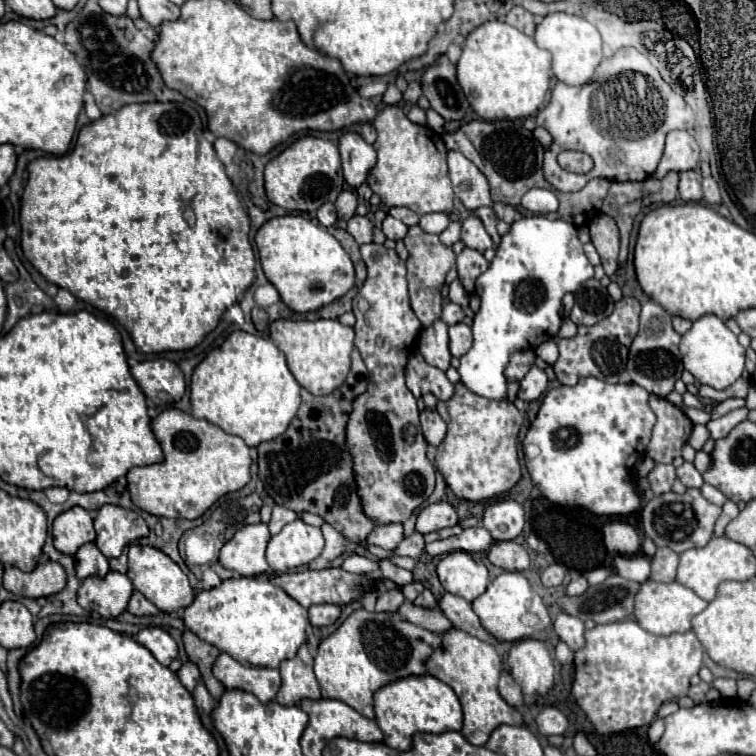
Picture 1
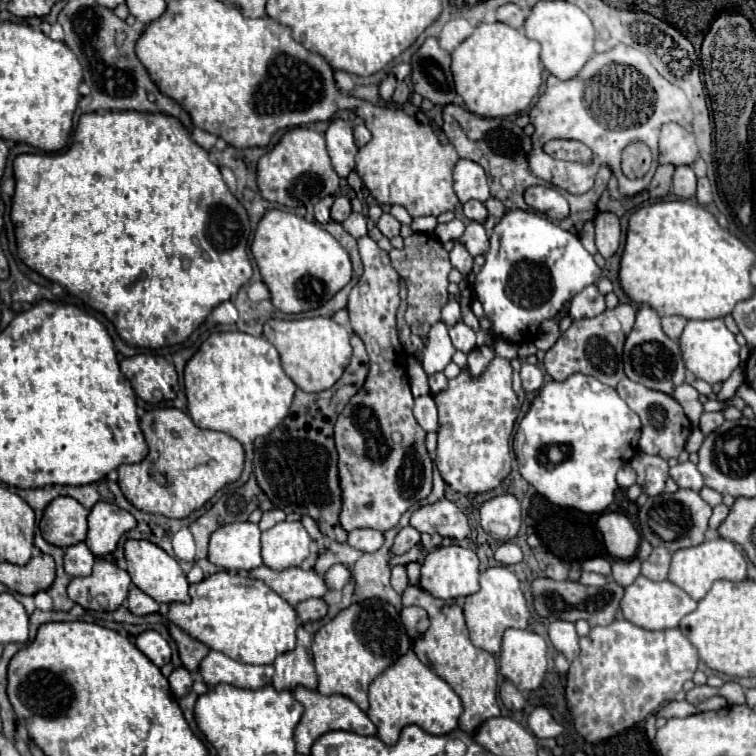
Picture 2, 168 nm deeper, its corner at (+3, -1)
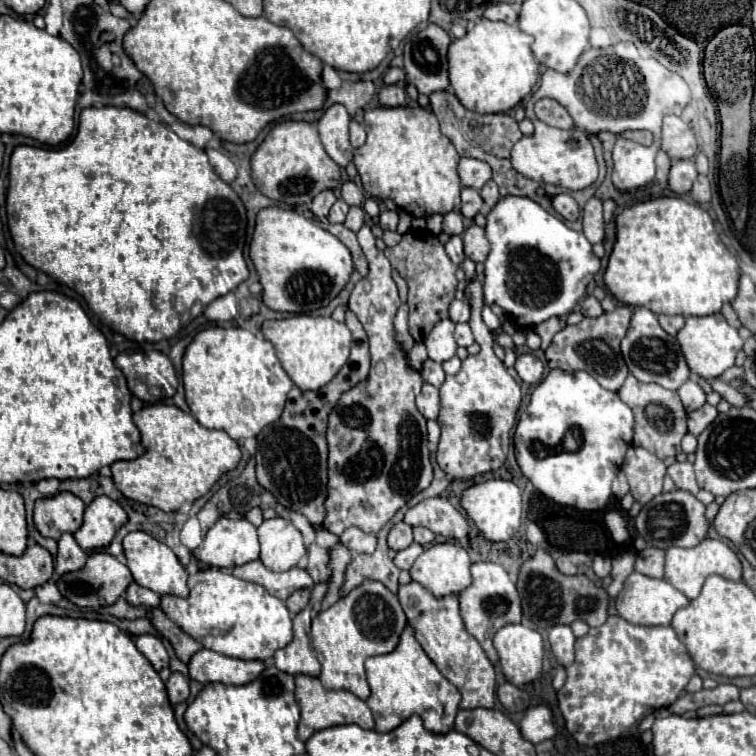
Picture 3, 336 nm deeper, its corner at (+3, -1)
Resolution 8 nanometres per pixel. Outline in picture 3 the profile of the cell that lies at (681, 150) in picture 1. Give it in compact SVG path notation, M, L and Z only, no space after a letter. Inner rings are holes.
M666 116L662 124L662 150L672 160L694 158L698 152L696 136L692 128L678 116Z

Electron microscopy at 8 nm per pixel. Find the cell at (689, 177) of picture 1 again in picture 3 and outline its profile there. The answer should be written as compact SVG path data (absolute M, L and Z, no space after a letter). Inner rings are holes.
M678 160L672 164L670 168L670 176L668 176L668 184L670 190L676 192L678 196L686 196L696 180L696 166L694 160Z

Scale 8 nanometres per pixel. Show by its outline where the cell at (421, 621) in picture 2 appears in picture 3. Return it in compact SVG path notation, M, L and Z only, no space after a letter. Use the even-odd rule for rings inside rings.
M412 626L404 628L400 644L394 652L366 660L366 674L372 692L366 704L374 714L378 732L390 732L398 728L412 714L420 716L430 732L444 734L454 728L454 720L460 710L460 692L438 672L432 660L424 654L422 646L414 638Z

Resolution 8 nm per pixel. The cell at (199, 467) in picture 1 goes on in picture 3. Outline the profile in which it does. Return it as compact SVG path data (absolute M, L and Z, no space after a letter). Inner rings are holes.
M146 404L140 412L134 414L134 424L140 428L142 434L142 446L146 448L146 454L128 460L128 462L114 462L112 468L112 480L116 488L130 500L156 506L164 512L178 512L184 504L192 504L194 500L202 498L206 492L212 490L212 486L230 470L234 470L240 462L240 446L236 440L232 440L224 430L208 430L196 422L196 418L188 412L182 412L180 408L172 404Z

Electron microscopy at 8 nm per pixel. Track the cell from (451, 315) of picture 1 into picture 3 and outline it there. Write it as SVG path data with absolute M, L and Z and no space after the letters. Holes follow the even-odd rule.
M454 300L450 304L450 320L456 324L456 322L468 322L470 318L470 310L468 310L468 304L462 302L462 300Z

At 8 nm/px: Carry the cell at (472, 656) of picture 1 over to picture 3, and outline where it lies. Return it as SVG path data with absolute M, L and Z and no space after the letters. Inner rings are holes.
M410 582L406 586L400 586L398 600L406 612L408 624L416 632L416 640L424 648L426 656L436 664L436 668L460 690L462 710L474 710L474 708L494 708L494 694L496 694L496 674L494 666L484 654L482 646L472 638L462 622L458 596L450 594L444 598L434 598L424 590L418 582Z

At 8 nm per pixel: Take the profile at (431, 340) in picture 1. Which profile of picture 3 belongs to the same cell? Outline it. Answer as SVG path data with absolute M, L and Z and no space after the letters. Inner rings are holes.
M446 318L442 322L438 322L434 326L434 330L428 334L428 338L424 340L426 348L428 348L428 358L434 362L446 362L456 354L456 342L454 342L454 324Z

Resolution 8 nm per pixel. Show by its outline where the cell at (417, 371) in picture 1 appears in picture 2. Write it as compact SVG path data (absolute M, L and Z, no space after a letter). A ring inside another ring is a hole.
M436 372L436 374L430 376L430 390L432 390L432 394L444 390L446 386L448 386L448 378L444 376L444 372Z

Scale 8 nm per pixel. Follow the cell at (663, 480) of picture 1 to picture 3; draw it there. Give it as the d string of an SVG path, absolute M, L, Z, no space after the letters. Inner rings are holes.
M630 446L626 452L622 470L628 476L630 494L640 504L650 502L654 496L662 492L662 480L666 476L666 466L656 454L640 446Z

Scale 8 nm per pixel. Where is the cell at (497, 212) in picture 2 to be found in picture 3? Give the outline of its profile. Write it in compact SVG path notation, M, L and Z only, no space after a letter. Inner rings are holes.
M490 180L482 190L480 190L480 196L484 198L484 204L488 206L488 208L494 208L496 204L498 204L498 200L500 200L500 194L498 194L498 186Z

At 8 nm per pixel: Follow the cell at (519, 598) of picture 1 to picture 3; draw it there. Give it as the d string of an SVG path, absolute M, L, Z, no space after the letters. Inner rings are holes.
M478 562L472 566L472 586L460 592L460 614L466 624L466 630L480 642L490 662L496 664L498 654L492 644L494 634L498 632L498 628L522 620L522 608L520 608L520 596L516 584L510 580L508 572L500 564Z

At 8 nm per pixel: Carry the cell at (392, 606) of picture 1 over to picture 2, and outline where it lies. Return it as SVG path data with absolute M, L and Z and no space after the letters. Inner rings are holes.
M396 564L392 568L392 586L398 594L404 592L404 588L408 586L408 578L406 578L406 564Z

